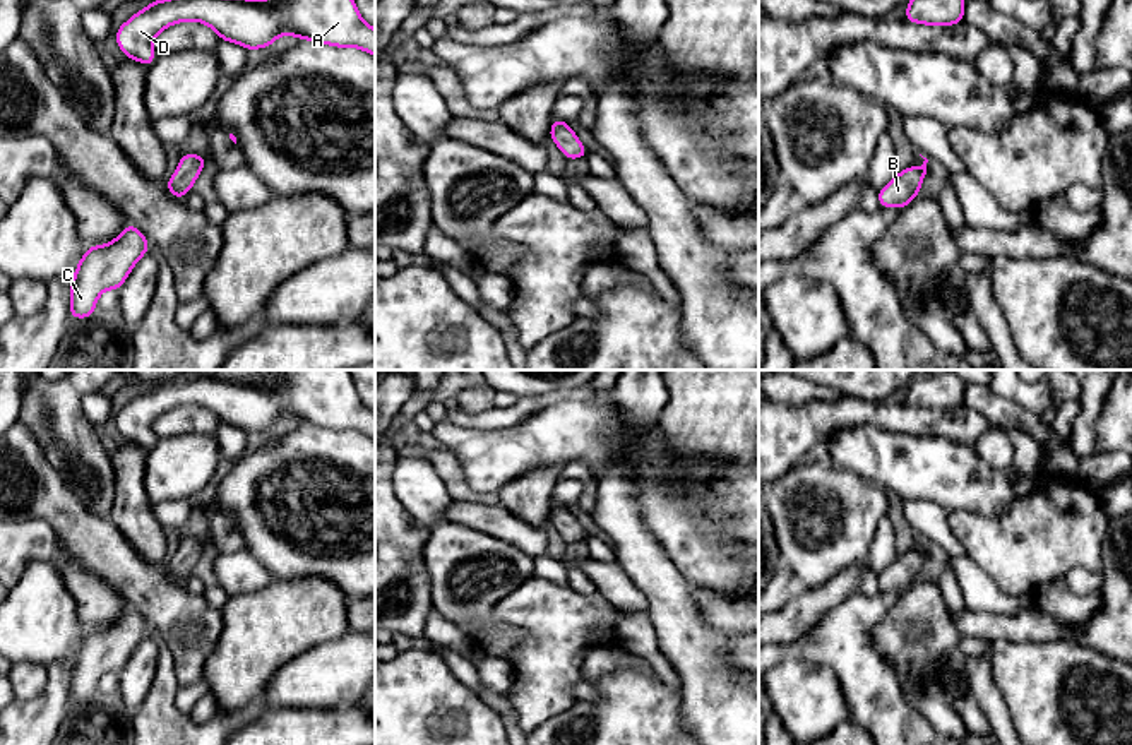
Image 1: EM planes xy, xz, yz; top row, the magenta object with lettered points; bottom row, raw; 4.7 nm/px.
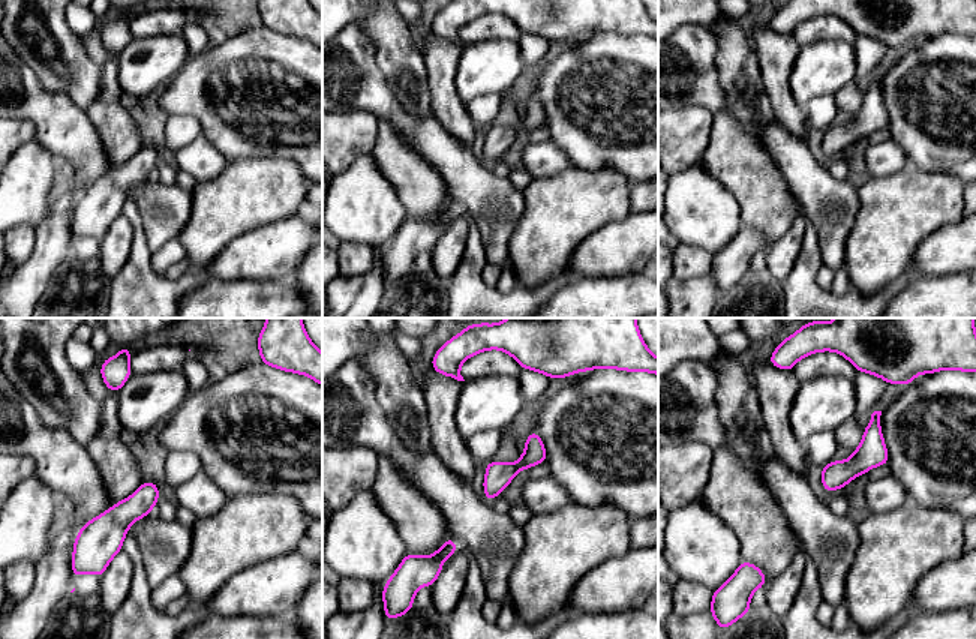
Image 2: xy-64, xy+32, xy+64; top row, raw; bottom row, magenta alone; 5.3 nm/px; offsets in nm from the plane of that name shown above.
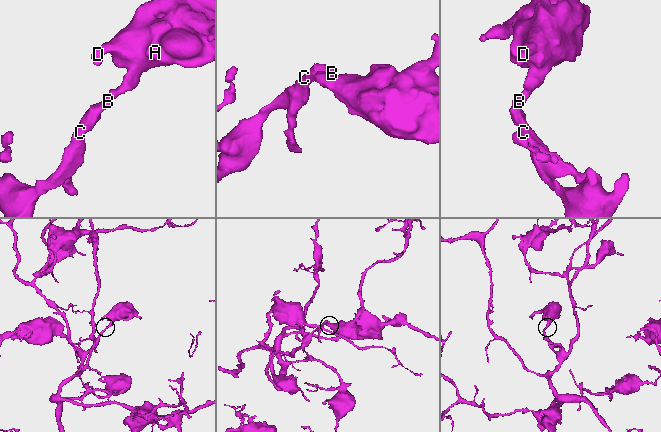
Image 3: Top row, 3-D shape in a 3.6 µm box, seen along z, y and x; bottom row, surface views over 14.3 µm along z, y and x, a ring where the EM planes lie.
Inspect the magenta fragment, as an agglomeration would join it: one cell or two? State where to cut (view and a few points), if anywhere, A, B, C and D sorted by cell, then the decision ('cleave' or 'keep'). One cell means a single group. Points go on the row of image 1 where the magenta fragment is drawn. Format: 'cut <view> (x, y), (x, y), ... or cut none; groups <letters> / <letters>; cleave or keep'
cut none; groups A B C D; keep

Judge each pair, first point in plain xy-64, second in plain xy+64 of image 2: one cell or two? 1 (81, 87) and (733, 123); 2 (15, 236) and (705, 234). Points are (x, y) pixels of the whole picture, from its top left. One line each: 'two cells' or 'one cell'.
1: one cell
2: two cells

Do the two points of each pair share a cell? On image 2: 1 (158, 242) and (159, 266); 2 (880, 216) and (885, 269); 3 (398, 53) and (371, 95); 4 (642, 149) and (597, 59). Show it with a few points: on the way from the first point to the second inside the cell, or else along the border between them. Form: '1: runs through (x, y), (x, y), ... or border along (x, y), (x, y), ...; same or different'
1: border along (176, 236), (153, 252); different
2: runs through (883, 230), (883, 255); same
3: border along (371, 41), (375, 50), (375, 63), (401, 104); different
4: runs through (633, 129), (633, 105), (622, 95), (616, 83); same

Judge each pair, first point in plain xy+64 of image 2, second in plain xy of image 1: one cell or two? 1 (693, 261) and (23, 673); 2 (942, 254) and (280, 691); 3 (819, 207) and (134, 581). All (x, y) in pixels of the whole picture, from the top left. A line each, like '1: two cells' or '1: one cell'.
1: one cell
2: one cell
3: one cell

